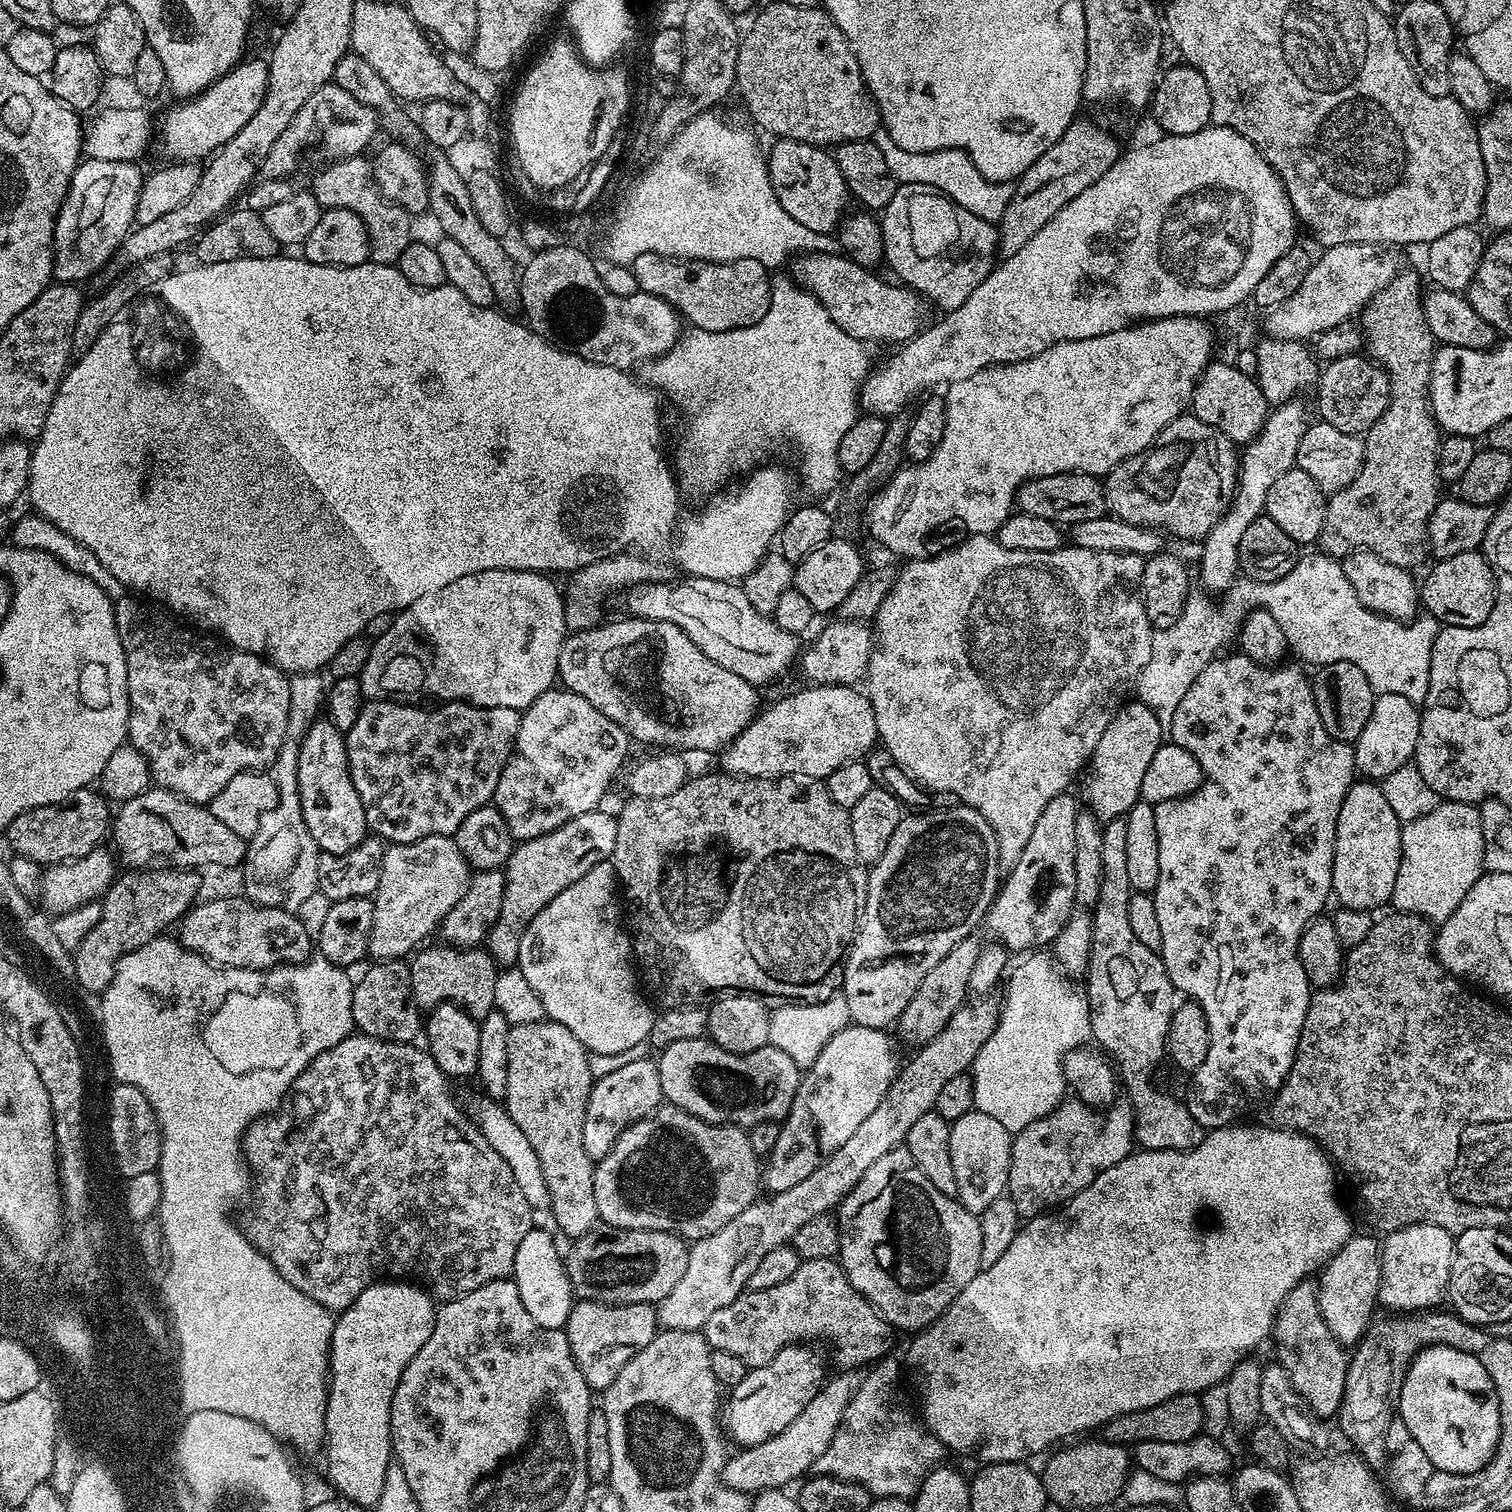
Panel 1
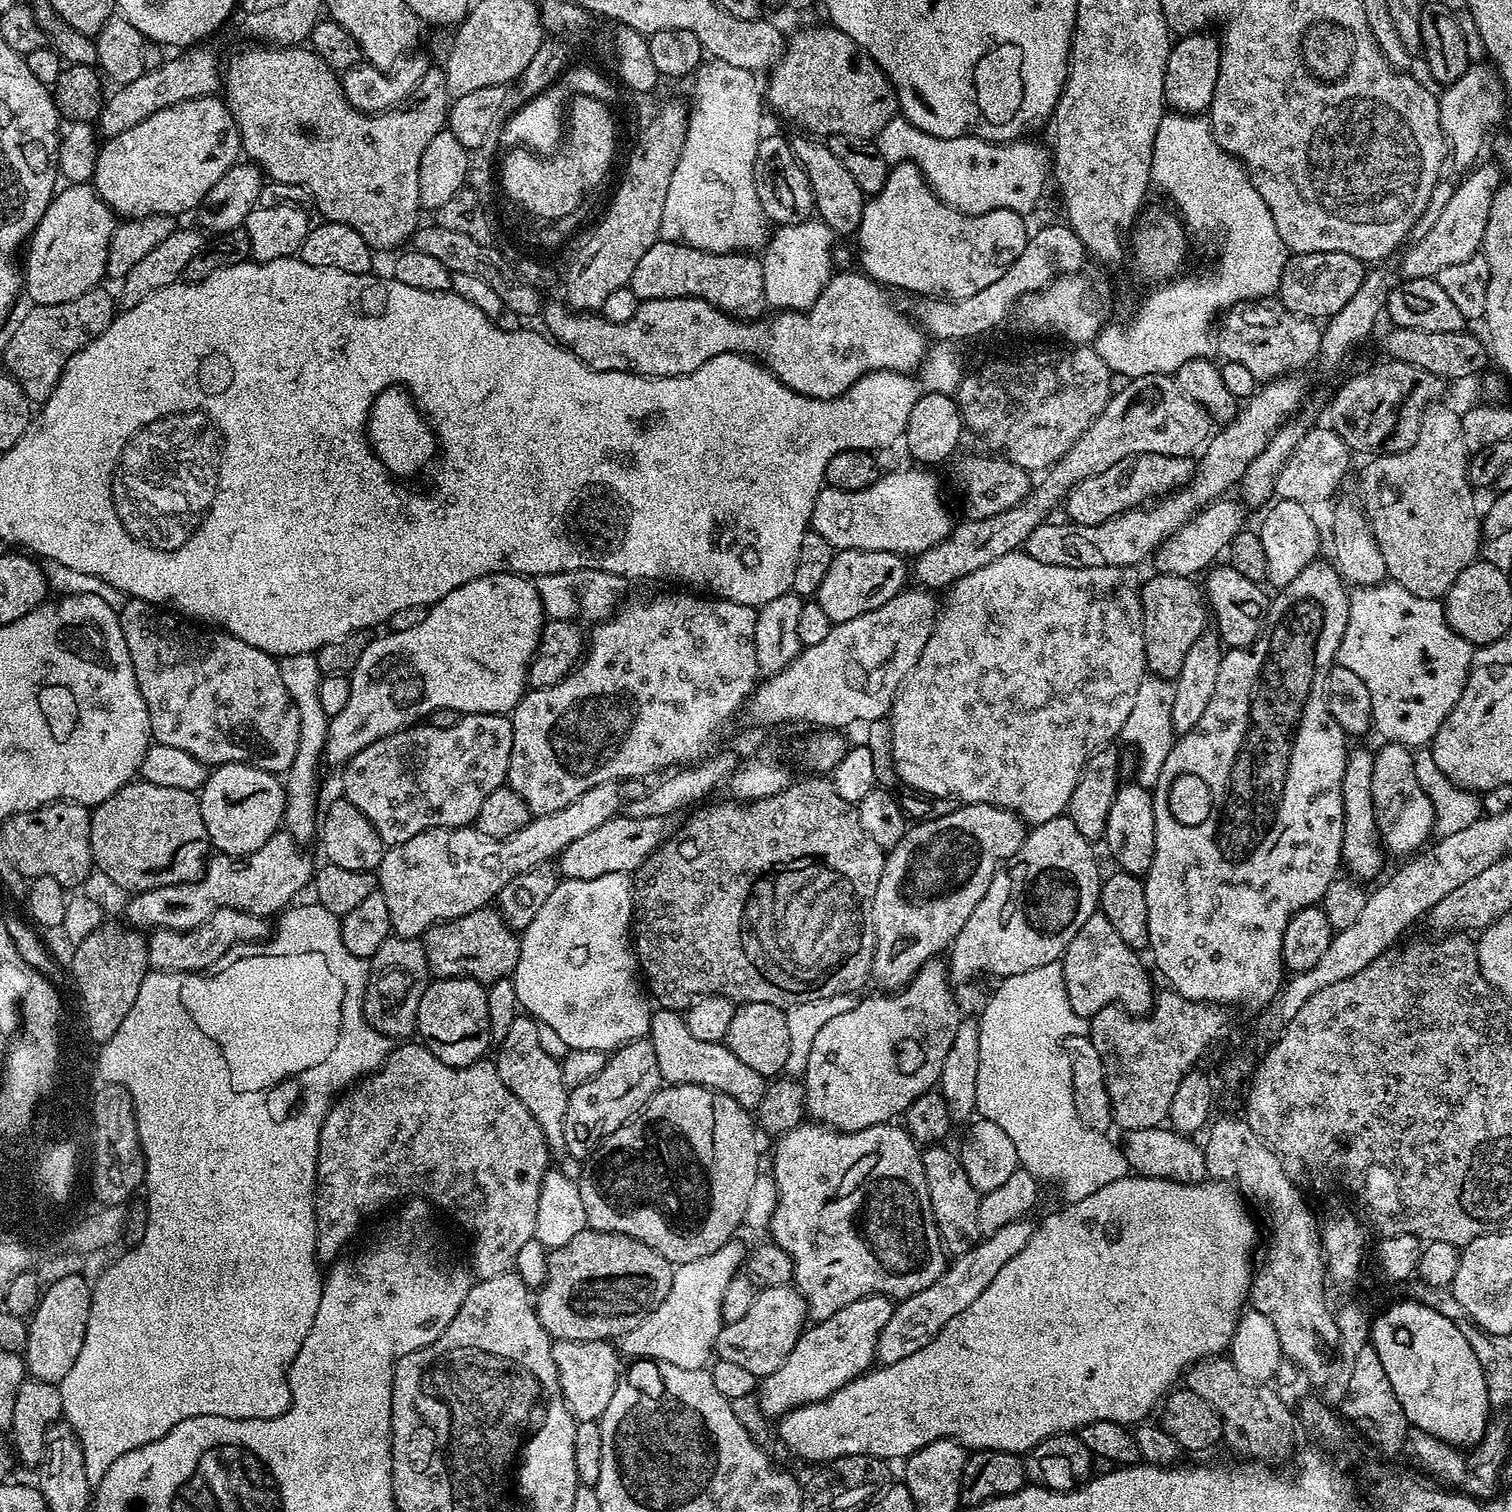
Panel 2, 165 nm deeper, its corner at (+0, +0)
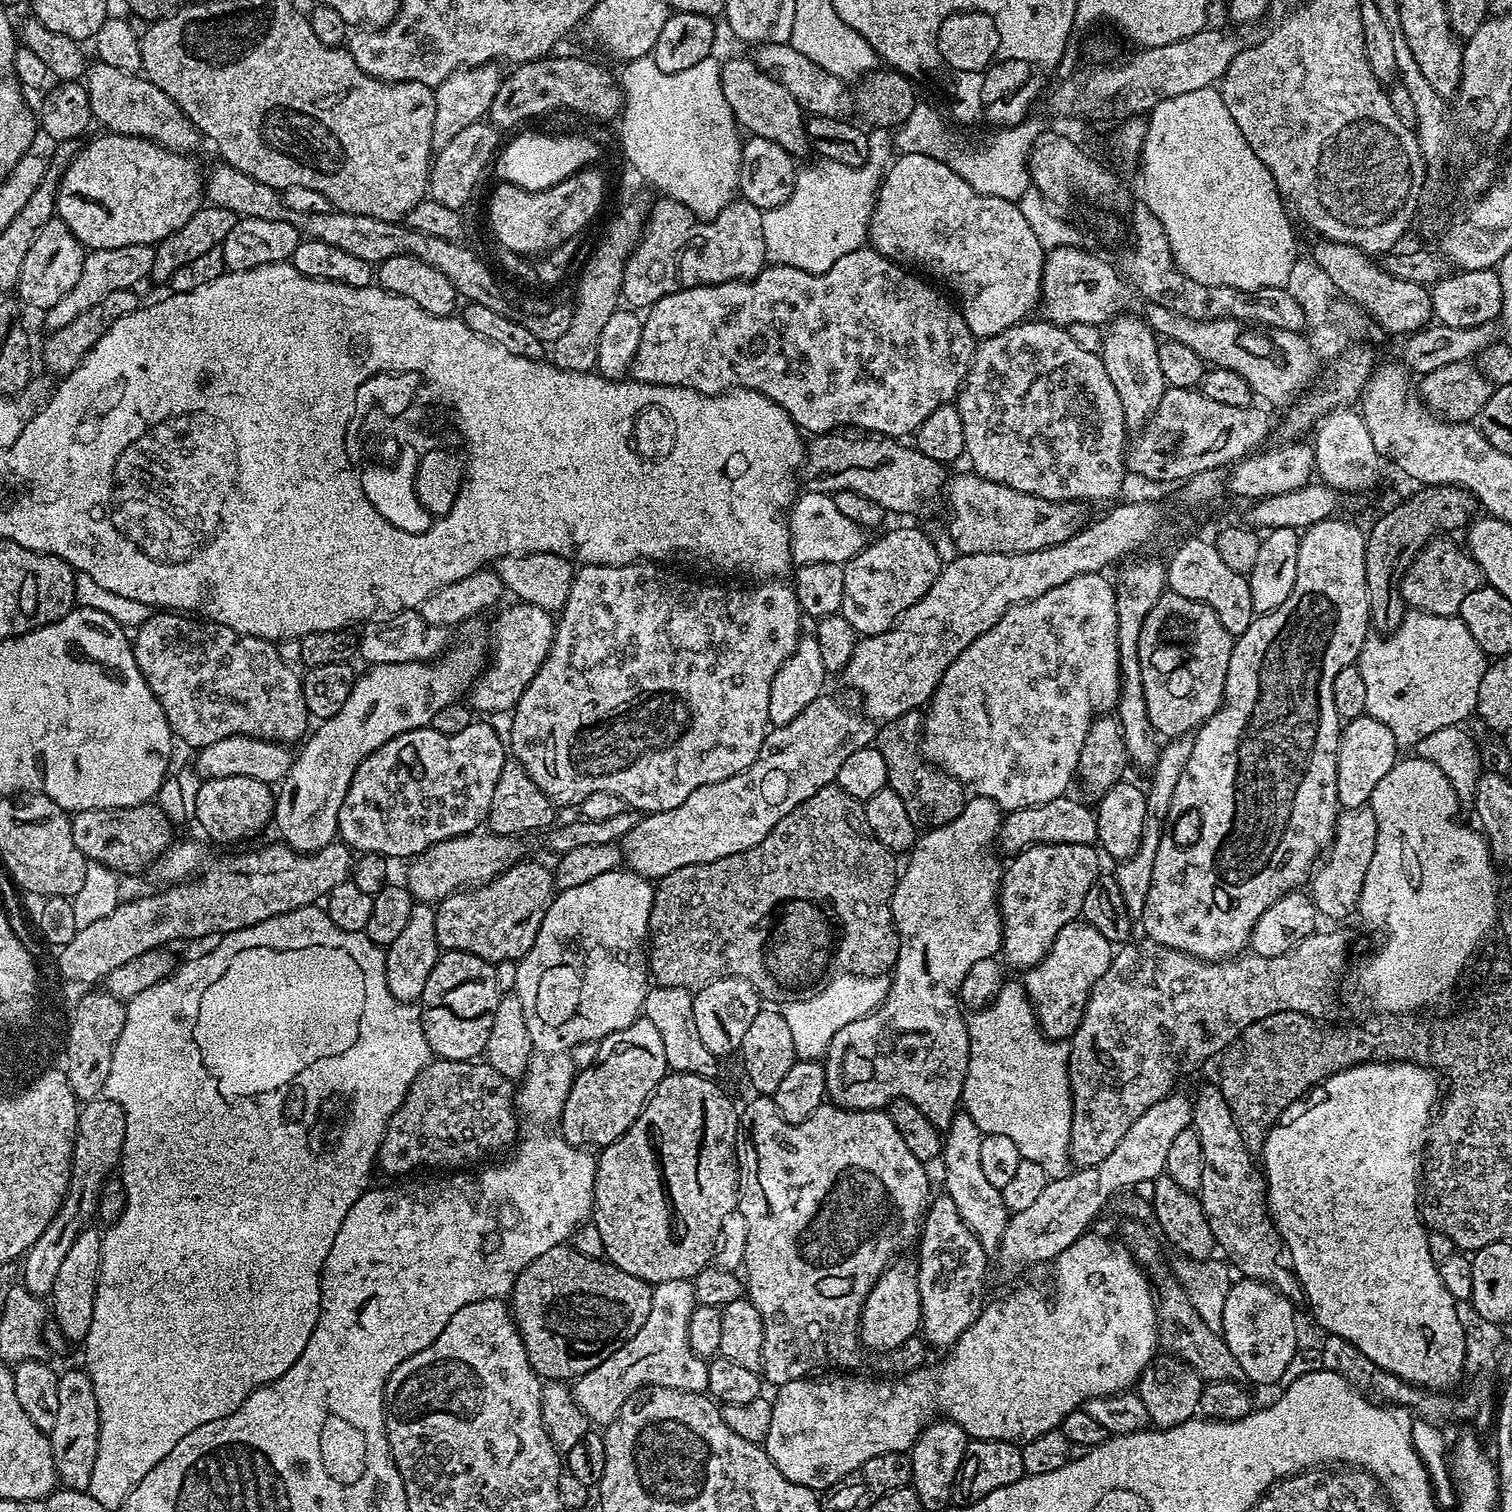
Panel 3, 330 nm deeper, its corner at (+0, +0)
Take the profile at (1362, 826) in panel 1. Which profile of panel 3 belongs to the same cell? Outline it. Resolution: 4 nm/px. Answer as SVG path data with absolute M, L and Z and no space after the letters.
M1367 714L1347 721L1340 729L1338 750L1338 805L1341 809L1362 808L1371 801L1374 790L1398 759L1398 745L1390 729Z

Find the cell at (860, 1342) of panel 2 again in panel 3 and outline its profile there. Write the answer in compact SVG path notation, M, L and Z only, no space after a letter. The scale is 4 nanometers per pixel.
M904 1259L893 1260L880 1273L876 1285L866 1298L864 1311L860 1314L858 1340L872 1352L892 1352L902 1347L915 1332L917 1335L921 1331L922 1302L918 1294L918 1266L915 1259Z

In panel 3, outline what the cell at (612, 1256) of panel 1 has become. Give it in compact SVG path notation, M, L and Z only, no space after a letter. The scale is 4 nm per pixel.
M561 1246L546 1250L546 1254L534 1258L530 1266L518 1274L510 1293L512 1318L526 1346L530 1366L545 1381L572 1382L594 1370L598 1362L602 1362L611 1352L634 1338L638 1330L642 1330L646 1314L650 1314L652 1289L653 1285L642 1278L634 1278L634 1274L618 1270L607 1259L584 1256L575 1247Z

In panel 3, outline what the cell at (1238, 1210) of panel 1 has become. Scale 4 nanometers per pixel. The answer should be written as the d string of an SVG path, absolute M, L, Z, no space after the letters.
M1089 1230L1079 1236L1062 1254L1054 1261L1056 1267L1056 1297L1052 1300L1052 1308L1035 1292L1028 1288L1025 1292L1012 1292L1005 1300L996 1300L993 1304L985 1303L981 1307L978 1318L958 1338L958 1342L947 1353L948 1356L937 1368L916 1368L897 1380L871 1380L868 1376L856 1376L851 1380L848 1374L820 1374L815 1378L805 1378L786 1382L775 1389L776 1396L772 1400L772 1413L770 1414L770 1430L763 1442L763 1449L769 1458L782 1470L790 1482L798 1486L811 1488L813 1492L820 1494L833 1486L843 1478L850 1475L862 1462L874 1458L878 1454L887 1452L908 1452L914 1441L922 1434L927 1424L931 1424L937 1418L953 1420L962 1430L974 1440L1005 1440L1011 1444L1021 1446L1028 1441L1038 1438L1038 1434L1046 1434L1059 1429L1066 1414L1077 1411L1090 1398L1109 1396L1115 1392L1123 1392L1131 1389L1139 1381L1146 1366L1151 1364L1158 1352L1158 1337L1156 1335L1156 1302L1157 1297L1150 1287L1150 1281L1142 1271L1141 1265L1133 1260L1128 1245L1119 1239L1107 1240L1104 1236L1095 1236L1095 1231Z

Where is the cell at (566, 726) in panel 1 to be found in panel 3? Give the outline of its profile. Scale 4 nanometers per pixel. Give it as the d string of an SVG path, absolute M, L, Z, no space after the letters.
M637 562L634 564L623 564L622 566L585 564L577 567L575 569L575 576L569 586L569 598L567 602L565 602L564 607L558 612L556 633L554 634L554 642L550 646L550 654L546 658L546 662L542 662L538 674L534 674L530 686L526 686L522 698L518 698L515 709L511 713L511 755L524 767L526 774L530 774L530 778L534 778L534 782L538 785L538 790L542 790L542 794L546 794L546 798L550 798L550 802L559 806L561 809L568 808L571 804L572 807L579 806L582 802L582 798L587 798L587 796L595 794L598 790L610 790L610 794L618 794L618 798L622 798L629 809L635 810L640 814L661 812L662 810L674 810L674 806L682 806L682 802L686 802L686 798L690 798L690 794L694 794L694 790L698 790L698 786L722 782L726 778L730 778L734 774L746 770L761 756L760 751L764 745L764 739L766 739L770 731L768 722L768 715L770 714L770 682L774 682L774 674L778 674L778 670L784 665L786 658L790 658L790 654L794 654L794 646L800 641L802 635L802 629L800 629L802 613L800 611L800 603L796 600L795 587L793 587L791 583L780 584L784 582L773 578L757 583L755 586L748 586L752 588L723 588L720 584L699 584L696 580L687 580L686 577L679 576L678 573L671 572L668 568L671 567L665 566L660 562Z

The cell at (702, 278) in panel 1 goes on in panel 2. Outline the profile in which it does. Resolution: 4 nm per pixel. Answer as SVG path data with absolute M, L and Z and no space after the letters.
M659 239L646 254L642 254L642 262L638 262L632 275L631 287L640 301L661 300L662 298L682 298L696 296L700 300L710 302L721 308L729 316L749 322L761 319L765 315L764 283L762 282L762 266L760 260L752 254L743 252L703 252L690 248L686 244L675 244L673 240Z

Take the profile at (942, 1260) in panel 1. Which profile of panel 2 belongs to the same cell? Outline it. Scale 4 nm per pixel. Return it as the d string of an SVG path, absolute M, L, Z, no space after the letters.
M805 1122L794 1130L785 1132L775 1143L772 1176L776 1179L777 1196L776 1209L772 1212L770 1240L793 1260L794 1284L803 1293L804 1300L808 1303L808 1315L813 1321L819 1322L830 1318L838 1310L842 1310L842 1306L850 1306L850 1302L858 1302L863 1296L887 1296L899 1302L908 1296L918 1294L918 1290L926 1290L926 1286L938 1282L950 1260L946 1255L944 1244L940 1241L940 1231L930 1206L930 1194L922 1170L921 1149L899 1123L875 1124L857 1132L838 1132L819 1122Z

